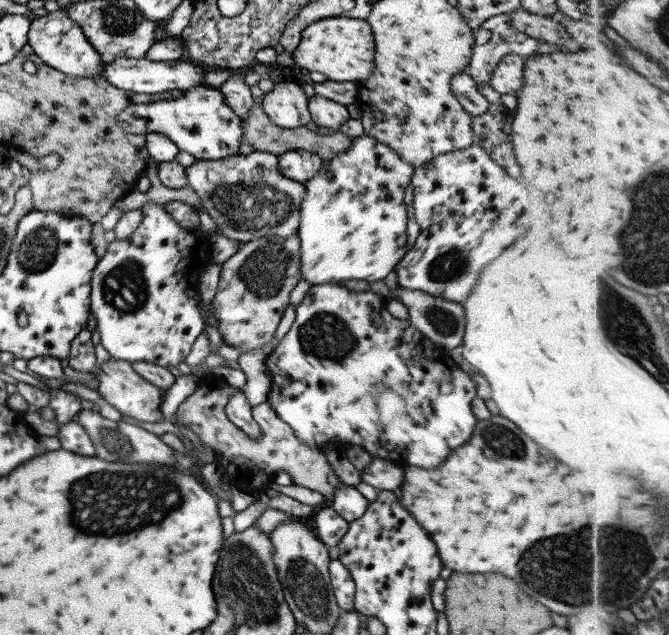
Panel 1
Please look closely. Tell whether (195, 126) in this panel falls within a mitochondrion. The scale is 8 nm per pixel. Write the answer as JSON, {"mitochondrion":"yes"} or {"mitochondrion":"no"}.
{"mitochondrion":"no"}

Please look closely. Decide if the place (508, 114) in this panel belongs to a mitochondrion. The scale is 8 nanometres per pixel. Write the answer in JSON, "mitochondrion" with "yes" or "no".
{"mitochondrion":"no"}

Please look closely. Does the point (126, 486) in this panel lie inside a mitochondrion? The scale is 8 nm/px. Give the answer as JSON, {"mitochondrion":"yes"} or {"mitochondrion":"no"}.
{"mitochondrion":"yes"}

